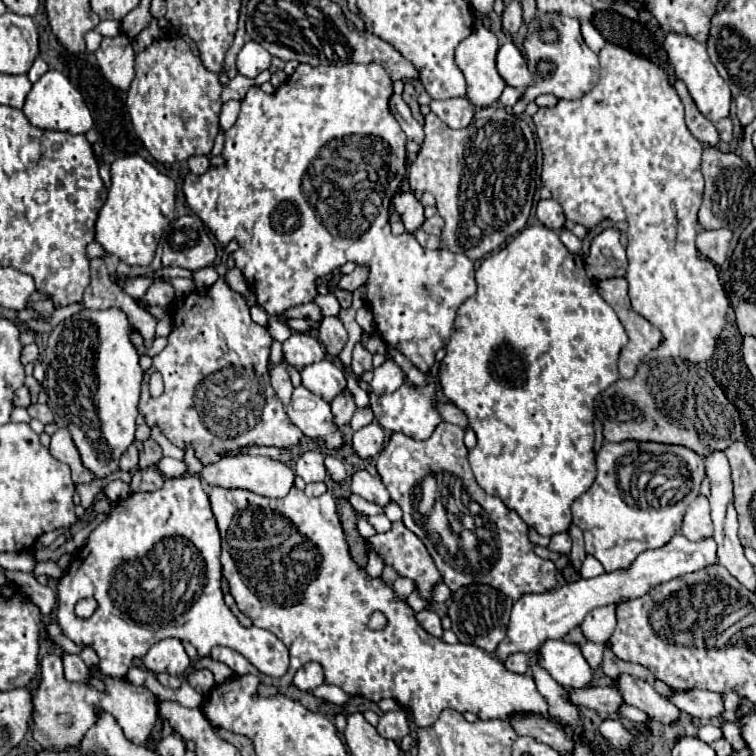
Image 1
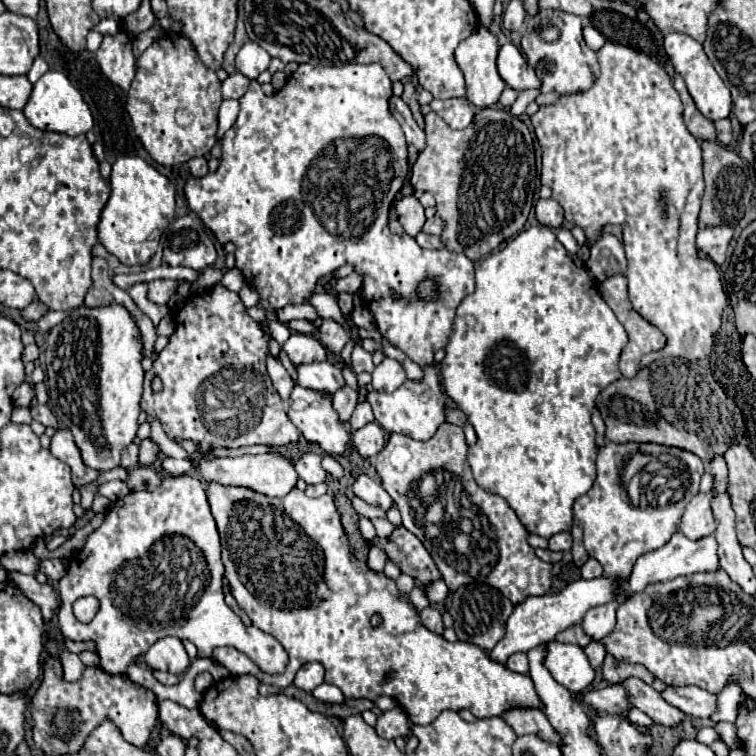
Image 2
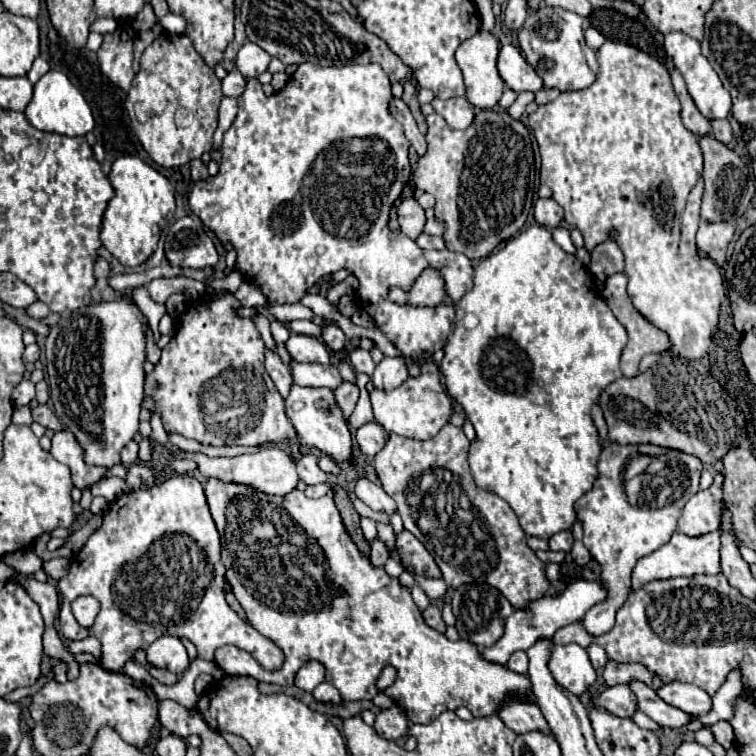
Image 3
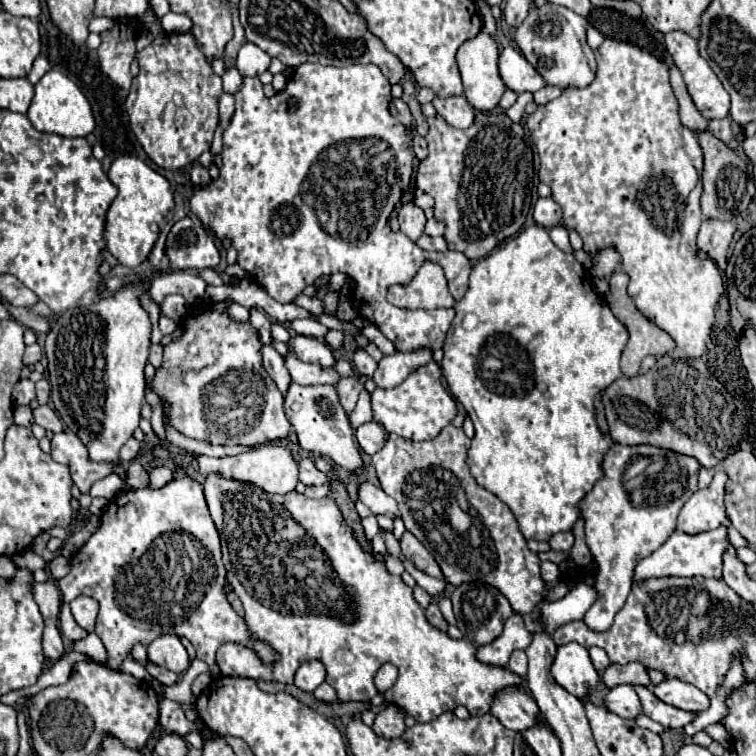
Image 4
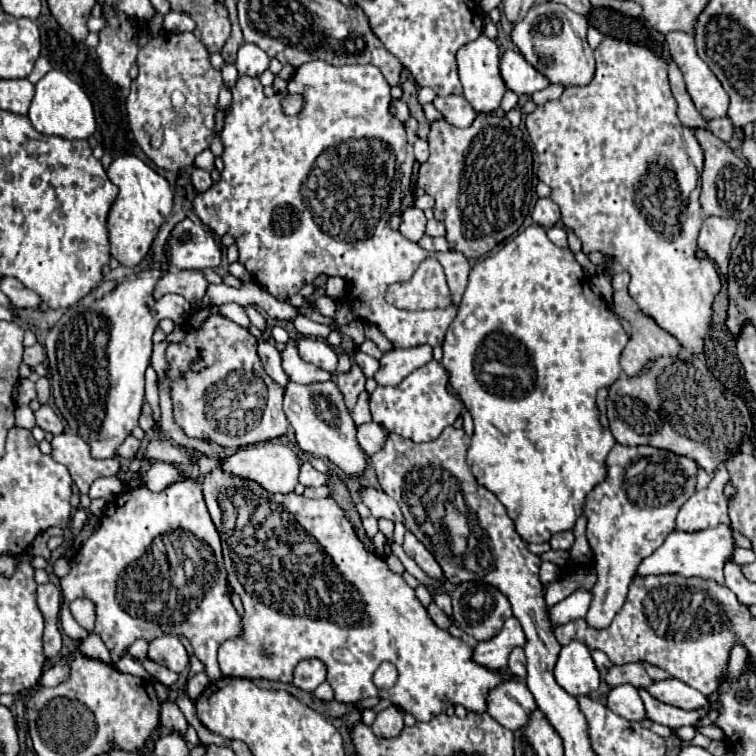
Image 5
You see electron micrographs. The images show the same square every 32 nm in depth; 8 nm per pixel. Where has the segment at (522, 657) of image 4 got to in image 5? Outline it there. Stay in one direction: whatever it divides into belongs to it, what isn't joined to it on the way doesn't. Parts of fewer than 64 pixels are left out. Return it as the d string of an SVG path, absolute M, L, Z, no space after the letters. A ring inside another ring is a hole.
M514 648L510 658L508 658L508 670L518 678L518 680L524 680L526 676L526 656L524 656L524 650L522 648Z

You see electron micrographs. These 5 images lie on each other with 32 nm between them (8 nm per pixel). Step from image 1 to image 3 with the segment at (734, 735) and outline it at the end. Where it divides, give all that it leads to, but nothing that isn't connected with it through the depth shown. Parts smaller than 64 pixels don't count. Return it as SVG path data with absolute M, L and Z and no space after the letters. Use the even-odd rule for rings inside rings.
M718 722L712 726L712 732L716 736L716 740L724 746L724 748L732 748L734 746L734 732L732 726L728 722Z

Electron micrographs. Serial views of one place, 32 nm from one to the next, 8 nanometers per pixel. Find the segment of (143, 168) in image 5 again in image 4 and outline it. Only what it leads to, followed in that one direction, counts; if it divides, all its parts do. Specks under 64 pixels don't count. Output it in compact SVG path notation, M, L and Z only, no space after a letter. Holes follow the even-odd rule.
M132 154L116 158L110 166L108 178L118 188L118 194L106 212L106 224L104 224L106 250L120 264L134 268L142 264L152 252L160 228L168 222L168 214L174 208L174 196L168 180Z

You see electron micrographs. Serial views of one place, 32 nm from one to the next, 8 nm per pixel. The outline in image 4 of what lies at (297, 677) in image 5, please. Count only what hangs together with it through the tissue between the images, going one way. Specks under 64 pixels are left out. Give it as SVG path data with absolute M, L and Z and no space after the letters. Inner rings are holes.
M308 660L304 664L300 664L300 668L296 670L296 678L294 678L294 684L300 688L300 690L306 690L306 692L314 692L326 678L326 668L322 662L318 660Z

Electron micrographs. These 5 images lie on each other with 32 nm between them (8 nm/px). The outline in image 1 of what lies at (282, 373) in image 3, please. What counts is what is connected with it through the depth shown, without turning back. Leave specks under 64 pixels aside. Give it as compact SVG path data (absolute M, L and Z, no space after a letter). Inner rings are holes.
M280 364L280 366L270 366L270 378L272 378L272 388L276 392L276 396L280 398L280 402L284 406L290 404L290 396L292 396L292 382L290 382L290 376L286 372L286 368Z

